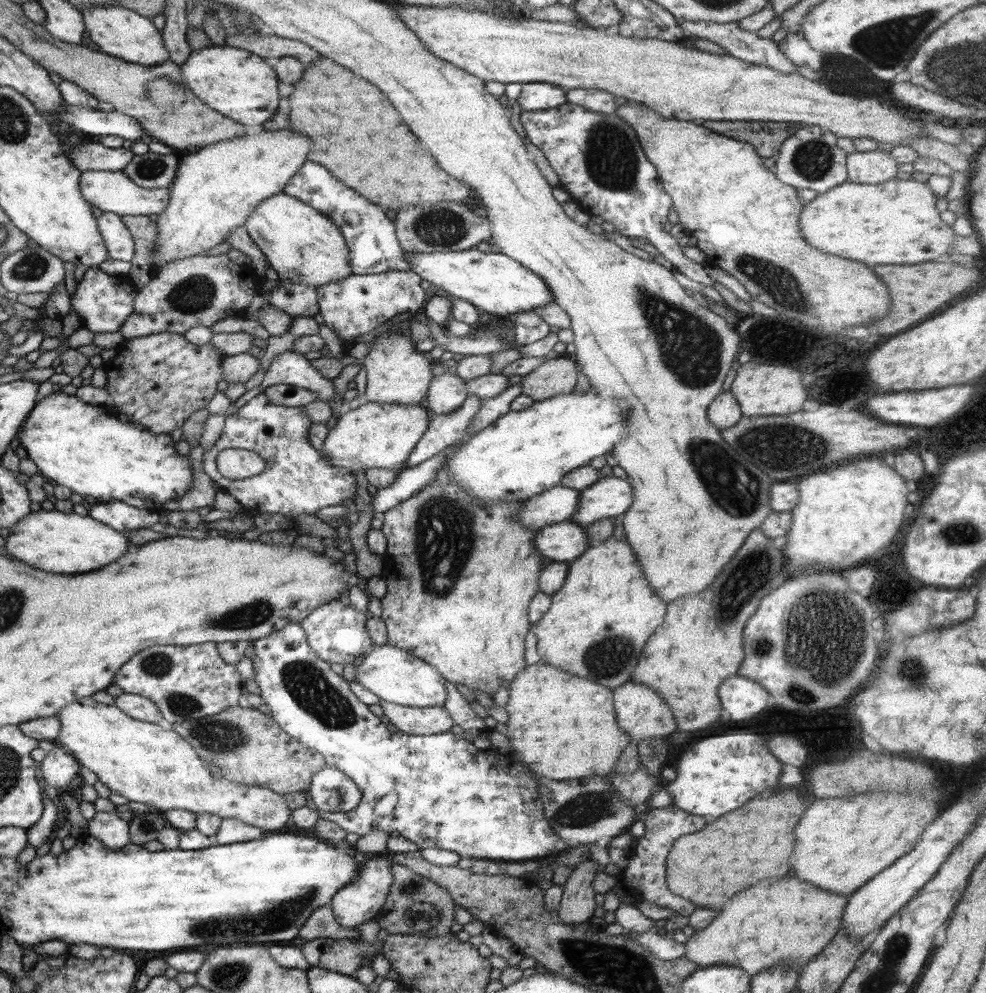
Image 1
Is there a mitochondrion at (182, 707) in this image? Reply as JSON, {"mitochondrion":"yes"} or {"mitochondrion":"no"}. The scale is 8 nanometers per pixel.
{"mitochondrion":"yes"}

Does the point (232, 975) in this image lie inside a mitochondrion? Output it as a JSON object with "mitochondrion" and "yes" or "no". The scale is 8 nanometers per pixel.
{"mitochondrion":"yes"}

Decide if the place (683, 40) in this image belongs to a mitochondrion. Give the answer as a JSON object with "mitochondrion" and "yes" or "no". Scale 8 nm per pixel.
{"mitochondrion":"no"}

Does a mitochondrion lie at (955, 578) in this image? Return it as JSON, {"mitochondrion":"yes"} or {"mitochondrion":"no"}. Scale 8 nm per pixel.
{"mitochondrion":"no"}

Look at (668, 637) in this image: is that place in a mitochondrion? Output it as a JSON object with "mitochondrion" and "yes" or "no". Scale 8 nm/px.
{"mitochondrion":"no"}

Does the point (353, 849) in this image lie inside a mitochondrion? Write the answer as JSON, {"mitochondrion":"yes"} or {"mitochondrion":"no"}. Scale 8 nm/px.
{"mitochondrion":"no"}

